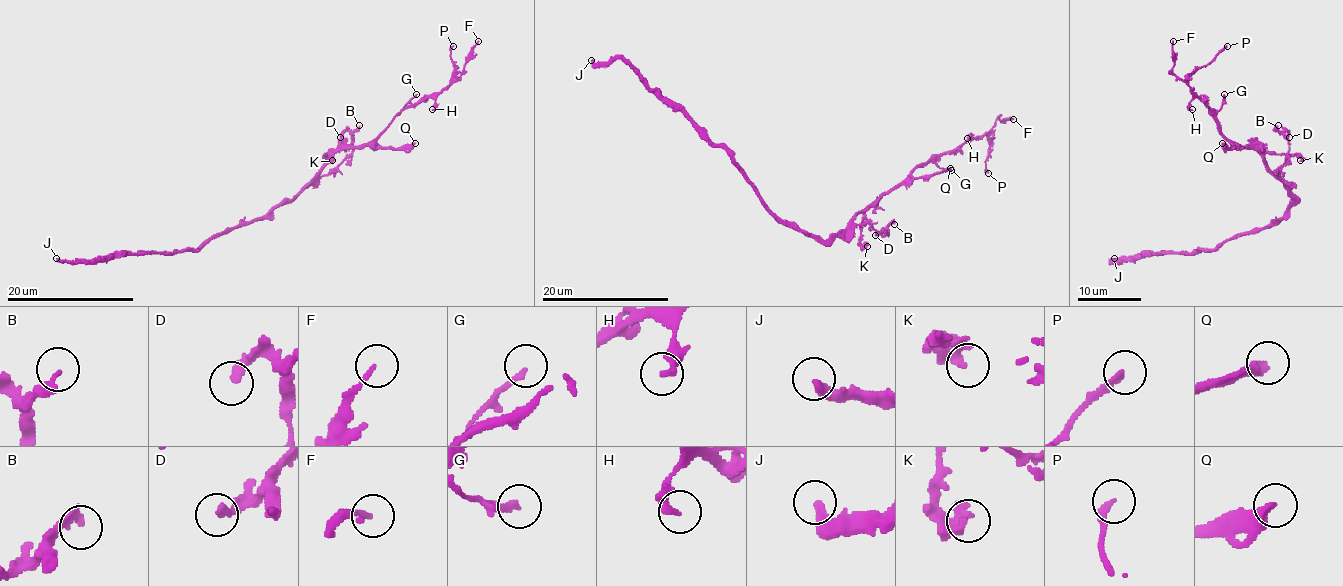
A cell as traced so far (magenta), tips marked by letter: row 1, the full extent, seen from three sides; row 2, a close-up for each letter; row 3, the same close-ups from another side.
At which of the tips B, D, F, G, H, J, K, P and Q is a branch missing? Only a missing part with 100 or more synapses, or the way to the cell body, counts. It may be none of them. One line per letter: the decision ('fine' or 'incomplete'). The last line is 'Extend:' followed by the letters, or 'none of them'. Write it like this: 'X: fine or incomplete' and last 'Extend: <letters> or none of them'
B: fine
D: fine
F: fine
G: fine
H: fine
J: fine
K: fine
P: fine
Q: incomplete
Extend: Q

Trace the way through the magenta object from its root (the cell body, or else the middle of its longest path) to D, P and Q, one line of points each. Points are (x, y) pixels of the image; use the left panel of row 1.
D: (276, 205), (294, 199), (308, 184), (330, 173), (351, 153), (353, 137), (346, 130), (340, 137)
P: (276, 205), (294, 199), (335, 153), (369, 145), (405, 108), (439, 94), (455, 68), (453, 46)
Q: (276, 205), (294, 199), (338, 151), (362, 146), (402, 148), (415, 143)

